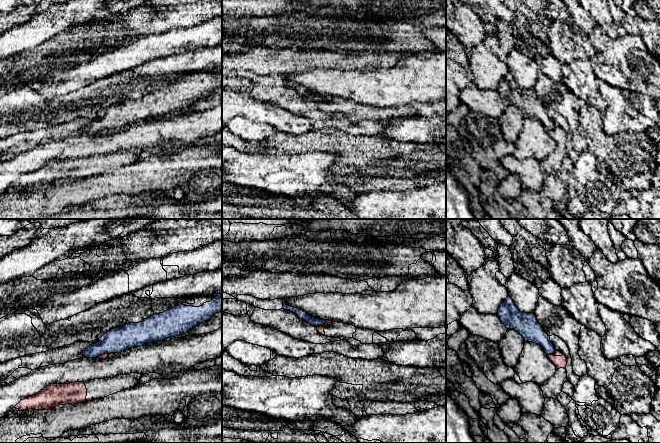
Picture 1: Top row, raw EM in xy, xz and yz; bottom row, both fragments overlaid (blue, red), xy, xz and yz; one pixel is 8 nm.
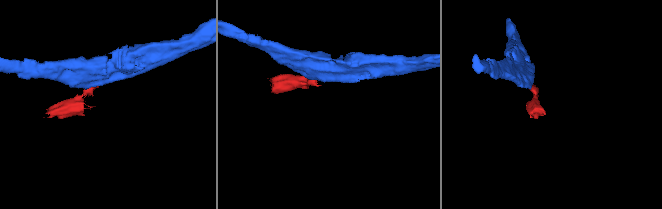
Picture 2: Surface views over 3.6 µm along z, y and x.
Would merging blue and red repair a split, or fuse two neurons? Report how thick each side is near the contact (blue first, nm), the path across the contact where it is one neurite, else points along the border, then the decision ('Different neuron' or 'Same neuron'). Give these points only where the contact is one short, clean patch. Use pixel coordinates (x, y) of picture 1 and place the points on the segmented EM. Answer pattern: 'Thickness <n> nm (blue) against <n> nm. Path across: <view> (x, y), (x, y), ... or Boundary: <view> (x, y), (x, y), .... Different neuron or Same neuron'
Thickness 70 nm (blue) against 60 nm. Boundary: xz (327, 320), (316, 327). Different neuron

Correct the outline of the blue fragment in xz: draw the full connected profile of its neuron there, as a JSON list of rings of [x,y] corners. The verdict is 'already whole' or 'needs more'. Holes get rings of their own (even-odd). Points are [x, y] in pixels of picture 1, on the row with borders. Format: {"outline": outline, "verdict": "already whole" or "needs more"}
{"outline": [[[283,300],[282,309],[295,313],[300,319],[304,320],[305,322],[307,322],[307,323],[311,324],[312,326],[315,326],[315,327],[321,326],[328,321],[328,320],[321,320],[321,319],[312,317],[301,309],[291,307],[290,305],[287,305],[285,303],[285,300]]], "verdict": "already whole"}

